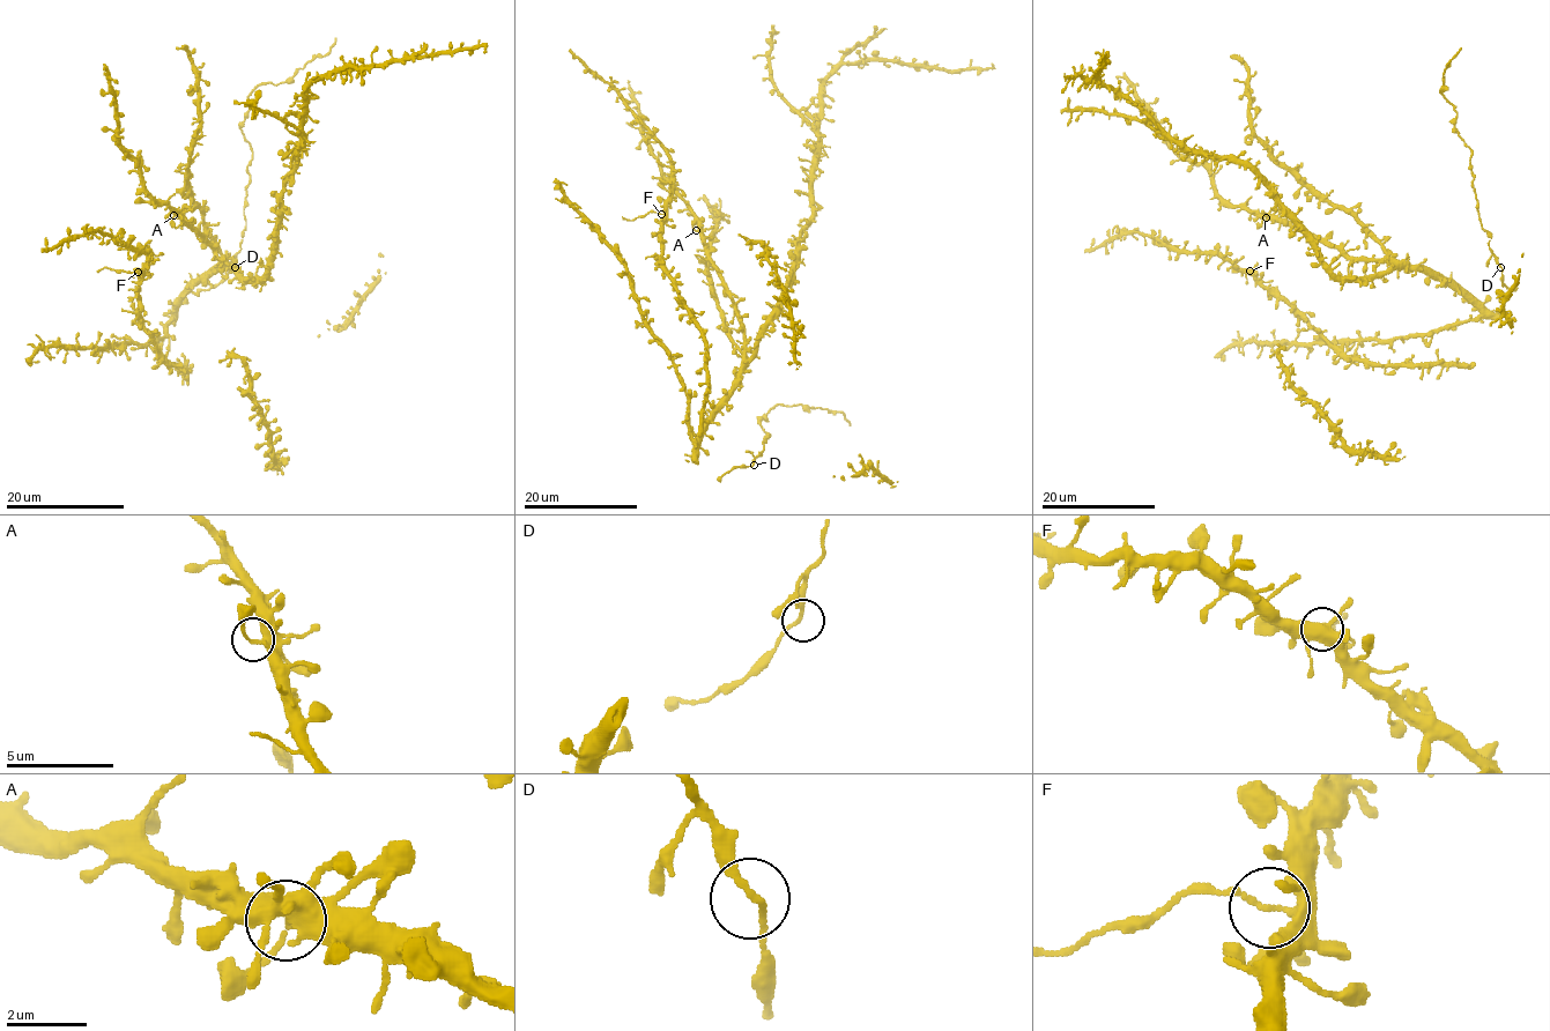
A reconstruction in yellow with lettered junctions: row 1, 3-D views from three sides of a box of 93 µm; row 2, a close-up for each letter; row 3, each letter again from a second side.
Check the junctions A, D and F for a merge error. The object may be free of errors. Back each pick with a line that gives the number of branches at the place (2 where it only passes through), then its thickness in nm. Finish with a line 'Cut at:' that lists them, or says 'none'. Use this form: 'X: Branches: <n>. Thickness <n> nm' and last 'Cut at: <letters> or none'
F: Branches: 3. Thickness 170 nm
Cut at: F

